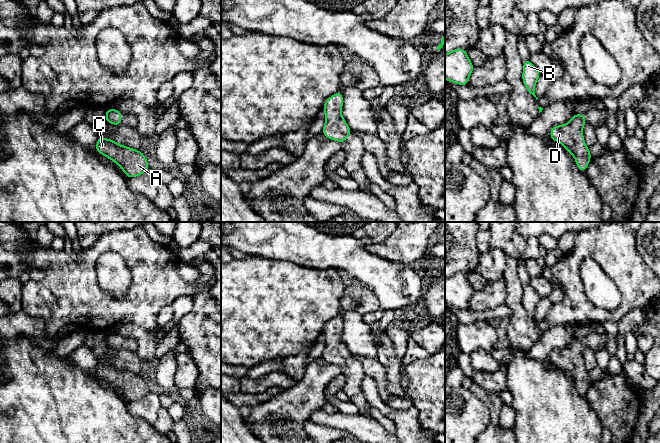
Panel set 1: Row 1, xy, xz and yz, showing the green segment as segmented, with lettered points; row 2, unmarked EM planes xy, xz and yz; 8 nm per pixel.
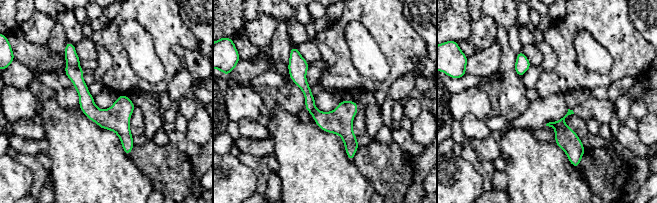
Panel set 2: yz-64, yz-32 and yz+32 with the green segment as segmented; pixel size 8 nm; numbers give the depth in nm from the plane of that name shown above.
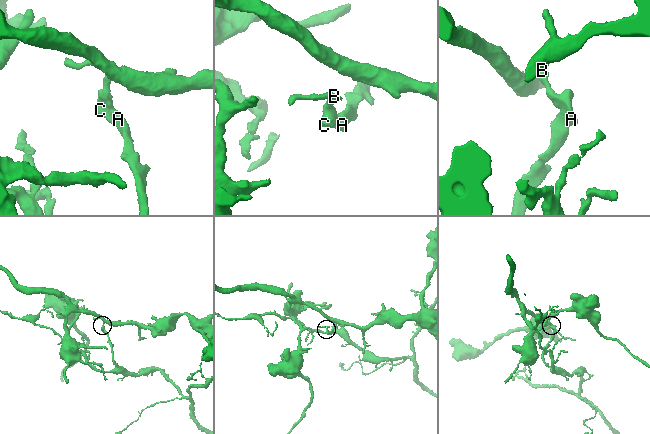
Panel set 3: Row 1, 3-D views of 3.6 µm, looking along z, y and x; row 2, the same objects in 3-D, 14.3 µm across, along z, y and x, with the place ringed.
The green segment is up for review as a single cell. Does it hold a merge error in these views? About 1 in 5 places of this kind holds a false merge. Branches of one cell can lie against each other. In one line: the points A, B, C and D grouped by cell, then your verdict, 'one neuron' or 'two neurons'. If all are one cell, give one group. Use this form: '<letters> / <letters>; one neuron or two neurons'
A B C D; one neuron

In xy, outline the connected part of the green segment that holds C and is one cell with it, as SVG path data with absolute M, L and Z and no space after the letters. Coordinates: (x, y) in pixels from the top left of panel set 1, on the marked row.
M97 135L97 137L95 150L116 163L127 178L138 177L150 168L147 158L141 150L121 145L113 139L104 138L102 135Z

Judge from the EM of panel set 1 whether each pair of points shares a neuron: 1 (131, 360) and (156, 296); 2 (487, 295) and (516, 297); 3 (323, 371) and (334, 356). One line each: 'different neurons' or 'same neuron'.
1: different neurons
2: different neurons
3: different neurons

